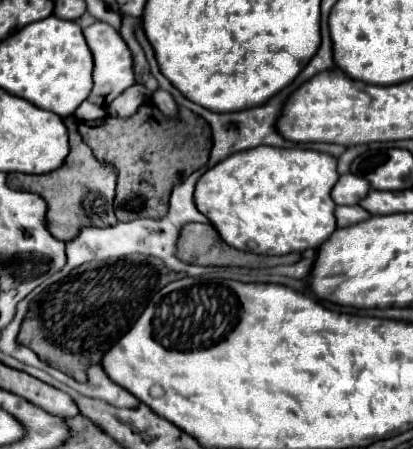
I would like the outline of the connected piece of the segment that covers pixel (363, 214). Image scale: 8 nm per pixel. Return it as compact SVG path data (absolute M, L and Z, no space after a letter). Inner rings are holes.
M338 206L336 208L336 224L338 224L338 228L358 224L362 220L368 220L370 216L372 214L368 214L362 206Z

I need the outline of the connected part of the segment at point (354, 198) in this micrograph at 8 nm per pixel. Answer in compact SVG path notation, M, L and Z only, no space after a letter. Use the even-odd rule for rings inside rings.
M344 174L338 178L336 186L332 188L332 198L336 204L358 204L370 192L370 184L362 180L362 176Z

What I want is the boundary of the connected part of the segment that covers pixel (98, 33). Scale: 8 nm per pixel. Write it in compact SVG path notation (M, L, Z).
M94 22L92 26L84 28L84 36L88 42L88 48L94 56L94 88L88 96L92 104L98 104L100 108L108 108L114 98L118 98L126 88L130 88L134 80L134 60L130 54L130 48L126 46L124 38L118 30L114 30L106 22Z

